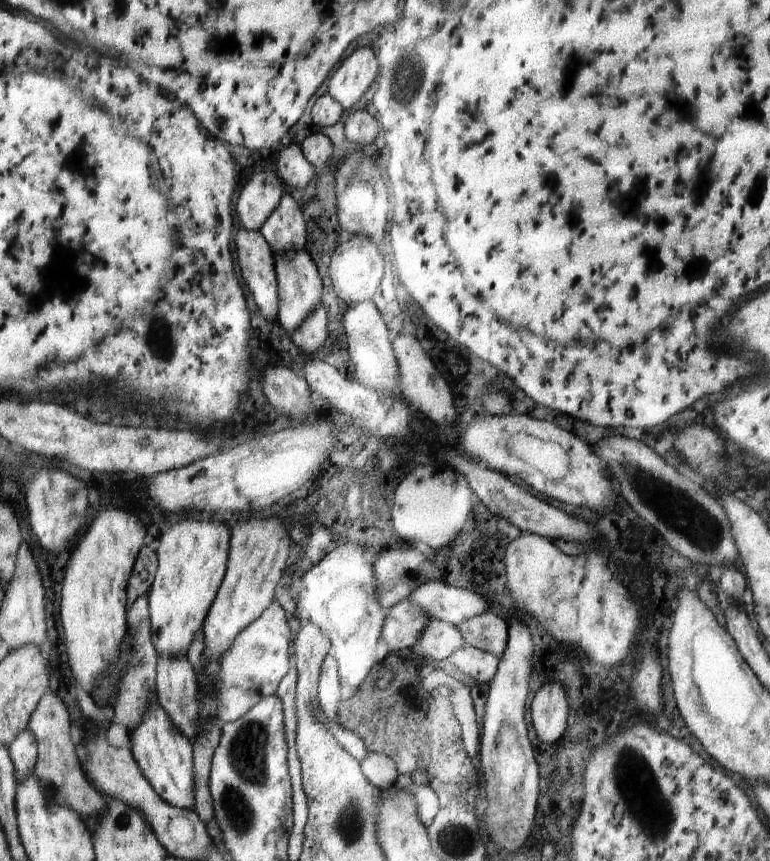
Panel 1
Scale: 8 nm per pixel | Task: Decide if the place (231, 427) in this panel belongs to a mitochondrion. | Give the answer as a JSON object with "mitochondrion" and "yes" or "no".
{"mitochondrion":"no"}

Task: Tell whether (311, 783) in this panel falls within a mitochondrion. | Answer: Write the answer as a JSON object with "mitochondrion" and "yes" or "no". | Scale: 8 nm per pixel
{"mitochondrion":"no"}

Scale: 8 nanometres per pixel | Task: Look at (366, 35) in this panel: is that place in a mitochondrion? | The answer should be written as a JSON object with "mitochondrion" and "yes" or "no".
{"mitochondrion":"no"}

